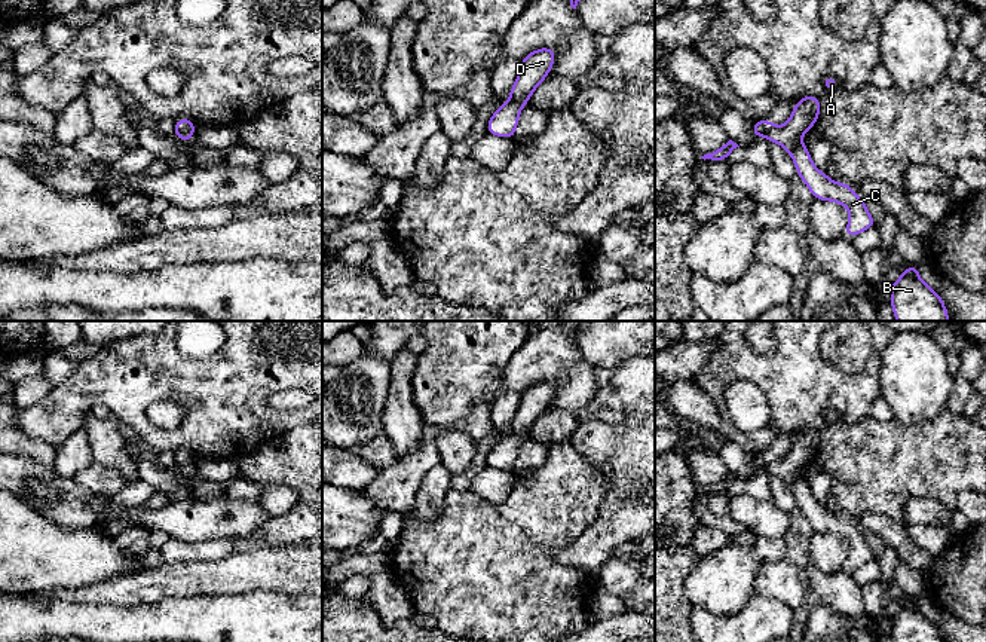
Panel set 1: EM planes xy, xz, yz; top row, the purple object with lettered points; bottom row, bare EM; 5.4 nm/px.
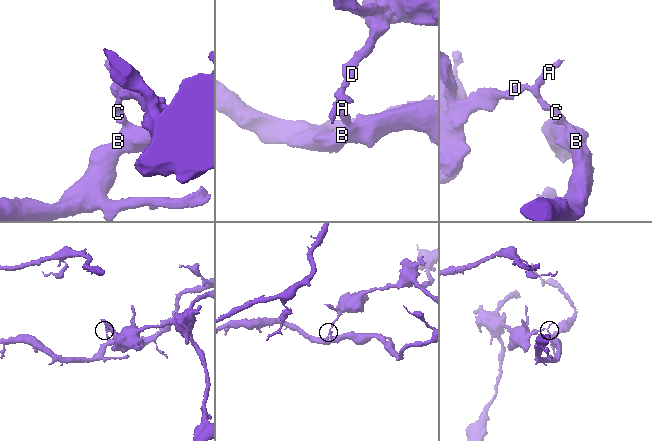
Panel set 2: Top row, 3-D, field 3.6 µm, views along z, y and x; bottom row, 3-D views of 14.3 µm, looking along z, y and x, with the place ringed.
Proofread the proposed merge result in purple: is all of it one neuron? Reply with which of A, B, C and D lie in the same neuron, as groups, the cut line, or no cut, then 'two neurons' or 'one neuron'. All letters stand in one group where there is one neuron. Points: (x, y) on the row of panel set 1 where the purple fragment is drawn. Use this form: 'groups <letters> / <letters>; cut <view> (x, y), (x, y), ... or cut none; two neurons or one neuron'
groups A B C / D; cut xz (510, 100), (524, 103); two neurons

